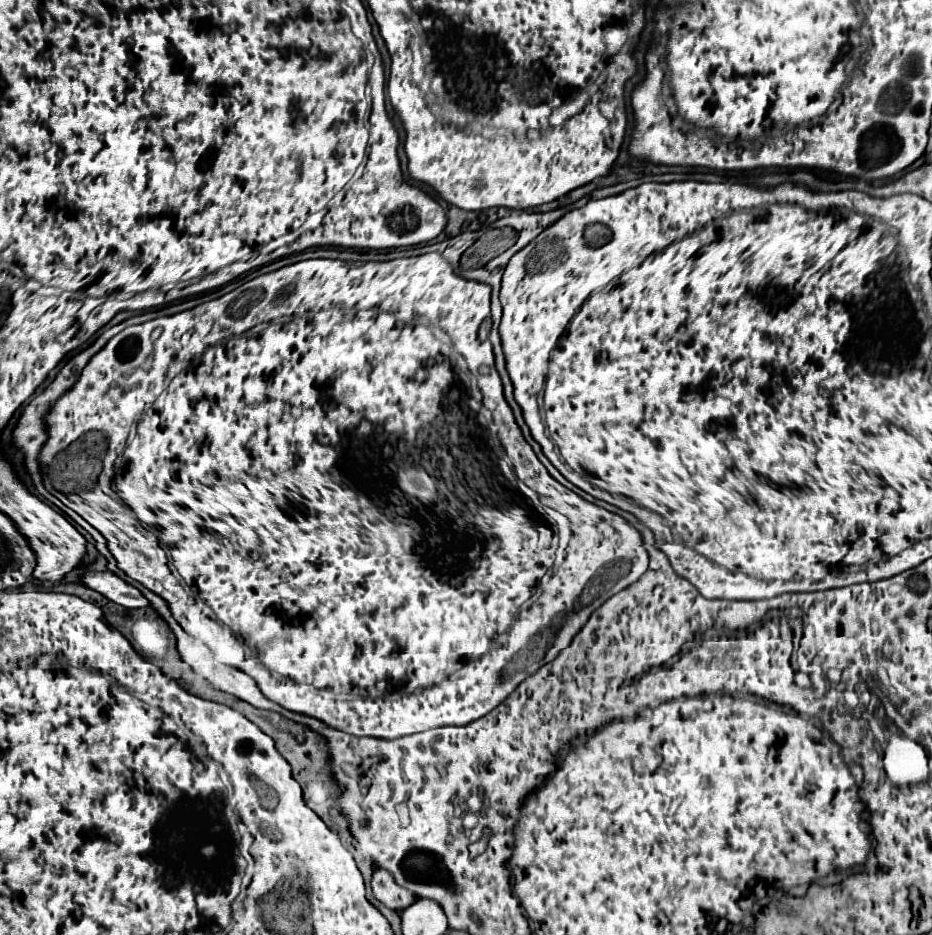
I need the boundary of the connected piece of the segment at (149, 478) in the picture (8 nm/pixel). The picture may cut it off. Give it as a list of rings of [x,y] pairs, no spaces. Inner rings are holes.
[[[425,245],[425,246],[417,246],[417,247],[413,247],[413,248],[405,248],[405,249],[401,249],[401,250],[398,250],[398,251],[395,251],[395,258],[394,258],[394,259],[397,259],[397,260],[394,260],[394,259],[390,259],[390,260],[385,260],[385,261],[387,261],[387,262],[380,262],[380,261],[369,261],[369,262],[361,262],[361,261],[357,261],[357,262],[343,262],[343,260],[303,260],[303,262],[297,262],[297,264],[291,264],[291,266],[283,266],[283,268],[279,268],[279,270],[275,270],[275,272],[269,272],[269,274],[263,274],[263,276],[259,276],[259,278],[255,278],[255,280],[249,280],[249,282],[245,282],[245,284],[241,284],[241,286],[239,286],[239,288],[235,288],[235,290],[233,290],[233,292],[229,292],[229,294],[225,294],[225,296],[221,296],[221,298],[217,298],[217,300],[211,300],[211,302],[205,302],[205,304],[199,304],[199,306],[195,306],[195,308],[191,308],[191,310],[185,310],[185,312],[179,312],[179,314],[173,314],[173,316],[163,316],[163,318],[155,318],[155,320],[149,320],[149,322],[145,322],[145,324],[139,324],[139,326],[129,326],[129,328],[125,328],[125,330],[123,330],[123,332],[119,332],[119,334],[117,334],[117,336],[113,336],[113,338],[111,338],[111,340],[109,340],[109,342],[107,342],[107,344],[105,344],[105,346],[103,346],[103,348],[101,348],[101,350],[99,350],[99,352],[97,352],[97,354],[95,354],[95,356],[93,356],[93,358],[91,358],[91,360],[89,360],[89,364],[87,364],[87,366],[85,366],[85,368],[83,368],[83,372],[81,372],[81,376],[79,376],[79,380],[77,380],[77,382],[75,382],[75,384],[73,384],[73,386],[71,386],[71,388],[69,388],[69,390],[67,390],[67,394],[63,394],[63,396],[61,396],[61,398],[57,398],[57,400],[55,400],[55,404],[53,404],[53,406],[51,406],[51,410],[49,410],[49,412],[47,412],[47,416],[45,416],[45,418],[43,418],[43,422],[45,422],[45,430],[47,430],[47,442],[45,442],[45,446],[43,446],[43,450],[41,450],[41,454],[39,454],[39,464],[41,464],[41,476],[43,476],[43,486],[47,486],[47,490],[49,490],[49,492],[51,492],[51,494],[53,494],[53,496],[57,496],[57,498],[59,498],[59,500],[61,500],[61,502],[63,502],[63,504],[65,504],[65,506],[67,506],[67,508],[71,508],[71,510],[75,510],[75,512],[77,512],[77,514],[79,514],[79,516],[81,516],[81,518],[85,518],[85,520],[87,520],[87,522],[89,522],[89,524],[91,524],[91,526],[93,526],[93,528],[95,528],[95,530],[99,530],[99,532],[101,532],[101,534],[103,534],[103,538],[105,538],[105,540],[107,540],[107,548],[109,548],[109,552],[111,552],[111,554],[113,554],[113,556],[115,556],[115,560],[117,560],[117,566],[119,566],[119,568],[121,568],[121,570],[123,570],[123,572],[125,572],[125,574],[127,574],[127,576],[129,576],[129,578],[133,578],[133,580],[137,580],[137,582],[141,582],[141,584],[143,584],[143,586],[145,586],[145,588],[149,588],[149,590],[151,590],[151,592],[153,592],[153,594],[157,594],[157,596],[161,596],[161,598],[163,598],[163,600],[165,600],[165,602],[167,602],[167,606],[169,606],[169,610],[171,610],[171,614],[173,614],[173,618],[175,618],[175,620],[176,620],[176,621],[177,621],[177,622],[178,622],[178,623],[179,623],[179,626],[181,626],[181,628],[183,628],[183,630],[185,630],[185,632],[187,632],[187,634],[189,634],[189,636],[193,636],[193,638],[197,638],[197,640],[201,640],[201,642],[205,642],[205,644],[207,644],[207,646],[209,646],[209,650],[211,650],[211,652],[213,652],[213,654],[215,654],[215,658],[217,658],[217,660],[219,660],[219,662],[223,662],[223,664],[229,664],[229,666],[233,666],[233,668],[237,668],[237,670],[241,670],[241,672],[245,672],[245,674],[249,674],[249,676],[251,676],[251,678],[253,678],[253,680],[255,680],[255,682],[257,682],[257,686],[259,686],[259,690],[261,690],[261,694],[267,694],[267,698],[269,698],[269,700],[273,700],[273,702],[277,702],[277,704],[279,704],[279,706],[283,706],[283,708],[285,708],[285,710],[291,710],[291,712],[299,712],[299,714],[305,714],[305,716],[311,716],[311,718],[317,718],[317,720],[321,720],[321,722],[323,722],[323,724],[327,724],[327,726],[329,726],[329,728],[335,728],[335,730],[341,730],[341,732],[347,732],[347,734],[351,734],[351,736],[373,736],[373,738],[383,738],[383,740],[393,740],[393,738],[401,738],[401,736],[407,736],[407,734],[415,734],[415,732],[425,732],[425,730],[431,730],[431,728],[439,728],[439,726],[465,726],[465,724],[469,724],[469,722],[473,722],[473,720],[477,720],[477,718],[483,718],[483,716],[485,716],[485,714],[489,714],[489,712],[491,712],[491,710],[493,710],[493,708],[497,708],[497,706],[499,706],[499,704],[501,704],[501,702],[505,702],[505,700],[507,700],[507,696],[509,696],[509,694],[511,694],[511,692],[513,692],[513,690],[515,690],[515,688],[517,688],[517,686],[519,686],[519,684],[521,684],[521,682],[523,682],[523,680],[525,680],[525,678],[527,678],[527,676],[531,676],[531,674],[535,674],[535,672],[537,672],[537,670],[539,670],[539,668],[541,668],[541,666],[543,666],[543,664],[547,664],[547,662],[551,662],[551,660],[555,660],[555,658],[557,658],[557,654],[559,654],[559,652],[561,652],[561,650],[563,650],[563,648],[567,648],[567,646],[569,646],[569,644],[571,644],[571,640],[573,640],[573,636],[575,636],[575,634],[577,634],[577,632],[579,632],[579,630],[581,630],[581,628],[583,628],[583,626],[585,626],[585,622],[587,622],[587,620],[589,620],[589,616],[591,616],[591,614],[593,614],[593,610],[595,610],[595,608],[599,608],[599,606],[601,606],[601,604],[603,604],[603,602],[605,602],[605,600],[609,600],[609,598],[611,598],[611,596],[613,596],[613,594],[617,594],[617,592],[621,592],[621,590],[625,590],[625,588],[627,588],[627,586],[631,586],[631,584],[635,584],[635,582],[637,582],[637,580],[639,580],[639,578],[641,578],[641,576],[643,576],[643,574],[645,574],[645,572],[647,572],[647,566],[649,566],[649,556],[647,556],[647,552],[645,552],[645,550],[643,550],[643,546],[641,546],[641,536],[639,536],[639,532],[637,532],[637,530],[635,530],[635,528],[633,528],[633,526],[629,526],[629,524],[627,524],[627,522],[625,522],[625,520],[623,520],[623,518],[621,518],[621,516],[615,516],[615,514],[611,514],[611,512],[607,512],[607,510],[603,510],[603,508],[599,508],[599,506],[597,506],[597,504],[591,504],[591,502],[585,502],[585,500],[581,500],[581,498],[579,498],[579,496],[577,496],[577,494],[573,494],[573,492],[571,492],[571,490],[567,490],[567,488],[565,488],[565,486],[561,486],[561,484],[559,484],[559,482],[557,482],[557,480],[555,480],[555,478],[551,478],[551,474],[549,474],[549,472],[547,472],[547,468],[545,468],[545,466],[543,466],[543,464],[541,464],[541,462],[539,462],[539,458],[537,458],[537,456],[535,456],[535,452],[533,452],[533,450],[531,450],[531,446],[529,446],[529,444],[527,444],[527,442],[525,442],[525,438],[523,438],[523,434],[521,434],[521,430],[519,430],[519,426],[517,426],[517,424],[515,424],[515,418],[513,418],[513,412],[511,412],[511,408],[509,408],[509,404],[507,404],[507,402],[505,402],[505,396],[503,396],[503,384],[501,384],[501,378],[499,378],[499,372],[497,372],[497,368],[495,368],[495,356],[494,356],[494,354],[493,354],[493,346],[491,346],[491,340],[489,340],[489,338],[481,338],[481,336],[479,336],[479,326],[481,326],[481,325],[482,325],[482,326],[490,326],[490,327],[491,327],[491,325],[492,325],[492,320],[491,320],[491,317],[490,317],[490,312],[491,312],[491,308],[490,308],[490,306],[489,306],[489,300],[491,300],[491,288],[489,288],[489,286],[487,286],[487,284],[481,284],[481,282],[475,282],[475,280],[465,280],[465,278],[461,278],[461,276],[457,276],[457,274],[455,274],[455,272],[453,272],[453,270],[451,270],[451,264],[449,264],[449,262],[447,262],[447,260],[446,260],[446,259],[445,259],[445,258],[443,258],[443,256],[441,256],[441,254],[440,254],[440,253],[438,253],[438,252],[428,252],[428,253],[429,253],[429,254],[427,254],[427,248],[426,248],[426,247],[427,247],[427,245]],[[439,336],[449,336],[449,337],[447,337],[447,340],[446,340],[446,342],[443,342],[443,340],[441,340],[441,338],[439,338]],[[175,362],[177,362],[177,364],[181,364],[181,366],[187,366],[187,370],[181,370],[181,372],[179,372],[179,374],[175,374],[175,376],[173,376],[173,380],[171,380],[171,382],[169,382],[169,386],[167,386],[167,388],[165,388],[165,376],[169,376],[169,374],[171,374],[171,366],[173,366],[173,364],[175,364]],[[465,372],[471,372],[471,374],[475,374],[475,376],[477,376],[477,382],[479,382],[479,388],[481,388],[481,394],[483,394],[483,404],[485,404],[485,406],[483,406],[483,408],[489,408],[489,410],[491,410],[491,412],[493,412],[493,418],[495,418],[495,424],[497,424],[497,426],[499,426],[499,433],[498,433],[498,434],[499,434],[499,438],[501,438],[501,444],[503,444],[503,448],[505,448],[505,450],[507,450],[507,454],[511,454],[511,462],[513,462],[513,468],[515,468],[515,472],[513,472],[513,468],[511,468],[511,466],[509,466],[509,464],[507,464],[507,462],[503,462],[503,454],[493,454],[493,442],[491,442],[491,436],[489,436],[489,424],[487,424],[487,418],[485,418],[485,416],[483,416],[483,412],[481,412],[481,408],[471,408],[471,406],[469,406],[469,398],[471,398],[471,394],[473,394],[473,392],[471,392],[471,390],[467,390],[467,382],[469,382],[469,380],[467,380],[467,378],[465,378]],[[134,427],[136,427],[136,431],[137,431],[137,433],[130,433],[130,431],[131,431],[131,429],[132,429],[132,428],[134,428]],[[443,430],[449,430],[449,432],[451,432],[451,440],[449,440],[449,442],[431,442],[431,438],[435,438],[435,434],[443,434]],[[77,438],[85,438],[85,440],[87,440],[87,448],[91,448],[91,450],[85,450],[85,452],[81,452],[81,460],[79,460],[79,464],[77,464],[77,458],[65,458],[65,460],[61,460],[61,452],[63,452],[63,450],[67,450],[67,448],[69,448],[69,444],[71,444],[71,442],[75,442],[75,440],[77,440]],[[113,480],[114,480],[114,481],[115,481],[115,484],[116,484],[116,488],[117,488],[117,490],[116,490],[116,491],[115,491],[115,490],[113,490],[113,488],[112,488],[112,485],[111,485],[111,484],[112,484],[112,482],[113,482]],[[522,482],[525,482],[525,484],[527,484],[527,486],[529,486],[529,488],[533,488],[533,490],[535,490],[535,492],[537,492],[537,494],[539,494],[539,500],[541,500],[541,502],[537,502],[537,506],[533,506],[533,502],[531,502],[531,500],[529,500],[529,498],[527,498],[527,496],[525,496],[525,494],[523,494],[523,492],[522,492]],[[545,506],[549,506],[549,508],[553,508],[553,510],[557,510],[557,512],[561,512],[561,514],[563,514],[563,516],[565,516],[565,518],[567,518],[567,520],[569,520],[569,528],[571,528],[571,532],[573,532],[573,538],[571,538],[571,542],[569,542],[569,548],[567,548],[567,556],[565,556],[565,562],[563,562],[563,564],[561,564],[561,566],[559,566],[559,568],[557,568],[557,570],[553,570],[553,576],[551,576],[551,580],[549,580],[549,582],[547,582],[547,584],[545,584],[545,588],[543,588],[543,590],[541,590],[541,578],[543,578],[543,576],[545,576],[545,572],[547,572],[547,570],[549,570],[549,568],[551,568],[551,566],[553,566],[553,564],[555,564],[555,552],[557,552],[557,546],[551,546],[551,528],[549,528],[549,516],[547,516],[547,510],[545,510]],[[159,542],[161,542],[161,544],[165,544],[165,546],[169,546],[169,548],[171,548],[171,558],[173,558],[173,566],[175,566],[175,568],[177,568],[177,572],[179,572],[179,576],[181,576],[181,580],[183,580],[183,582],[185,582],[185,586],[187,586],[187,588],[185,588],[185,586],[183,586],[183,584],[181,584],[181,580],[179,580],[179,578],[177,578],[177,576],[173,576],[173,572],[172,572],[172,569],[171,569],[171,568],[170,568],[170,567],[169,567],[169,566],[170,566],[170,565],[169,565],[169,561],[168,561],[168,562],[167,562],[167,560],[168,560],[168,559],[167,559],[167,556],[165,556],[165,552],[163,552],[163,548],[162,548],[162,547],[161,547],[161,548],[159,548],[159,545],[160,545],[160,543],[159,543]],[[539,590],[541,590],[541,594],[539,594],[539,596],[537,596],[537,598],[535,598],[535,600],[533,600],[533,604],[531,604],[531,606],[529,606],[529,608],[523,608],[523,610],[521,610],[521,612],[519,612],[519,608],[521,608],[521,606],[523,606],[523,604],[525,604],[525,602],[527,602],[527,600],[531,600],[531,598],[533,598],[533,596],[535,596],[535,594],[537,594],[537,592],[539,592]],[[509,628],[511,628],[511,634],[507,634],[507,646],[505,646],[505,648],[493,648],[493,640],[495,640],[495,638],[497,638],[497,636],[499,636],[499,634],[505,634],[505,632],[507,632],[507,630],[509,630]]]

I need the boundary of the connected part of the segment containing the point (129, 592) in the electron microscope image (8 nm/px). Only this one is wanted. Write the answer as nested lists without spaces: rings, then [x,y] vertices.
[[[85,572],[81,576],[81,582],[103,594],[107,600],[119,604],[119,606],[125,606],[125,608],[143,608],[143,606],[149,606],[149,602],[145,600],[145,596],[131,584],[123,582],[119,576],[115,576],[113,572]]]

